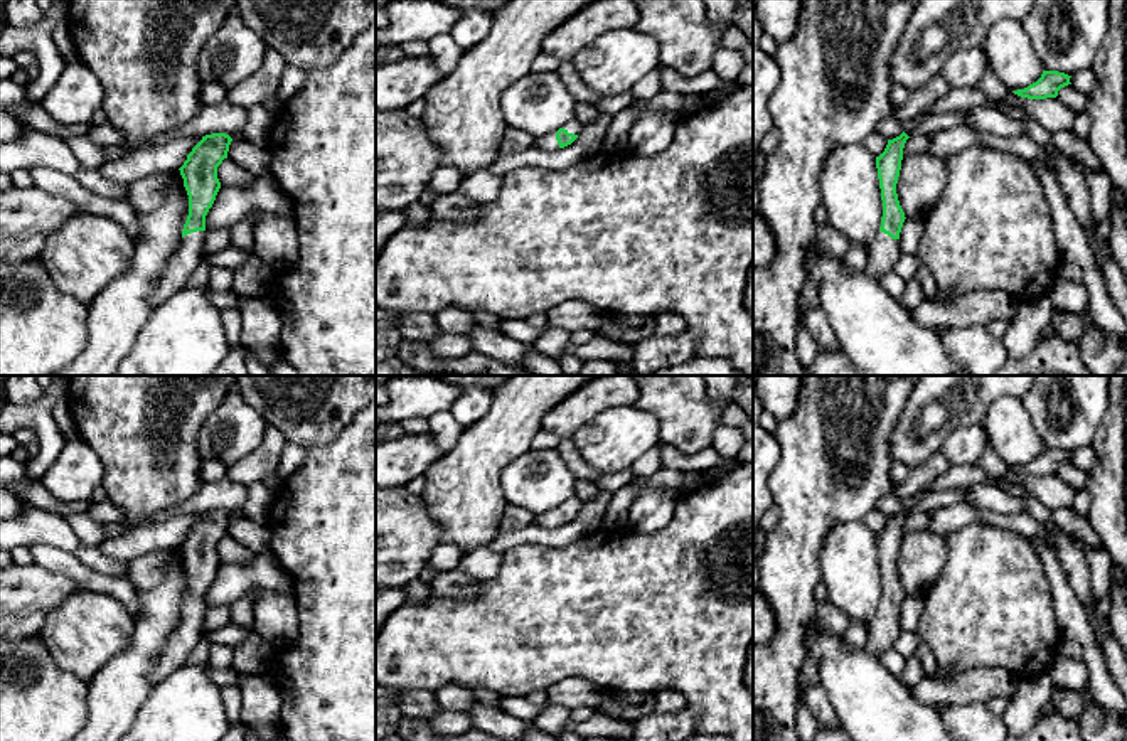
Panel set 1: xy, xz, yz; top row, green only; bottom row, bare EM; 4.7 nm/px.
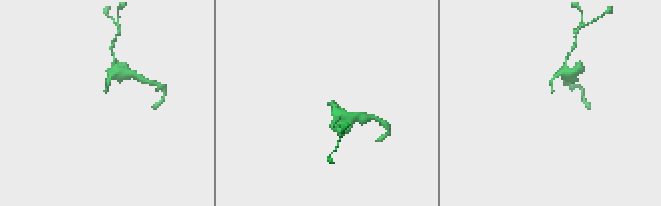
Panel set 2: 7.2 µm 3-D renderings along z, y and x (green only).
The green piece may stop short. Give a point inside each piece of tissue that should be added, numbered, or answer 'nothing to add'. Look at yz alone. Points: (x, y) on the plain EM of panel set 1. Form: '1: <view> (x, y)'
1: yz (883, 632)

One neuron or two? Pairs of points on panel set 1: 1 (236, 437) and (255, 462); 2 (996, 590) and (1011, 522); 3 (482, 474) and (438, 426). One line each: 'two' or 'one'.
1: two
2: two
3: two

